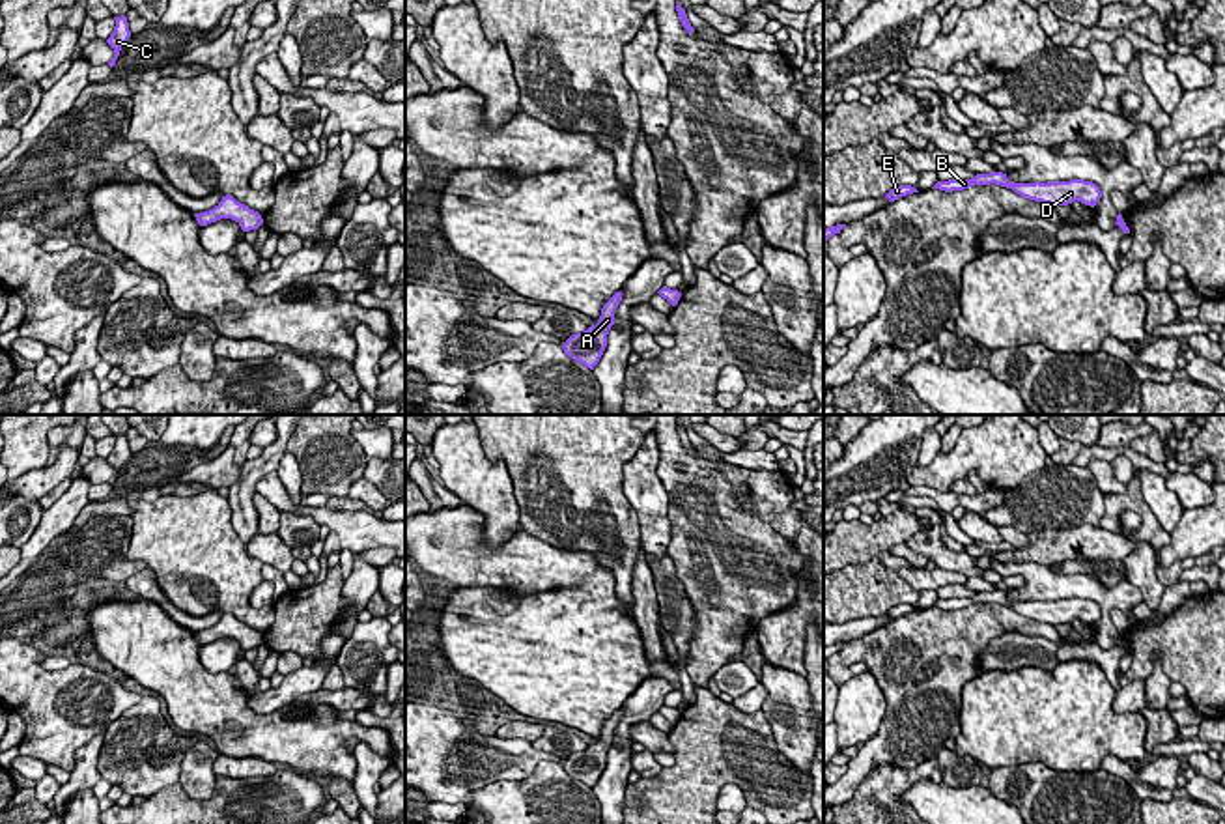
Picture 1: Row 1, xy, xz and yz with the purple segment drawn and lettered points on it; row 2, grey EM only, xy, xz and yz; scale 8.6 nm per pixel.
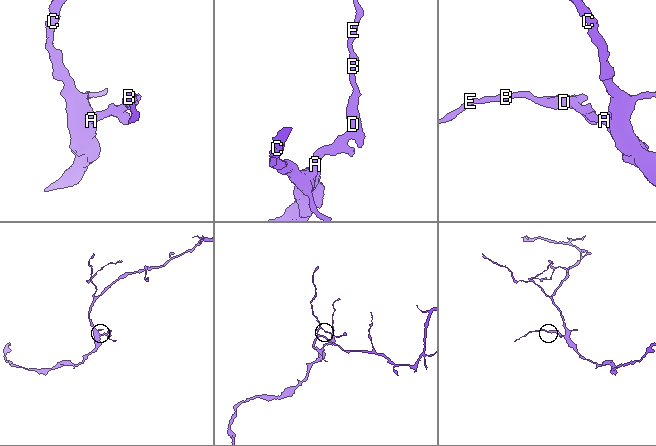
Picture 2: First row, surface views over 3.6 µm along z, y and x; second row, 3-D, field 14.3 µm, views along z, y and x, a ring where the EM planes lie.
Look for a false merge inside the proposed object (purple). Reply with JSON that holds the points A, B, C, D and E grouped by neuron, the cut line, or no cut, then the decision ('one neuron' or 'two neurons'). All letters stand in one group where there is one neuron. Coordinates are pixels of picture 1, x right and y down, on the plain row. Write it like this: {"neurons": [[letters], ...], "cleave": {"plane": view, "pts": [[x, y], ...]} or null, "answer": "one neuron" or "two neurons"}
{"neurons": [["A", "B", "C", "D", "E"]], "cleave": null, "answer": "one neuron"}

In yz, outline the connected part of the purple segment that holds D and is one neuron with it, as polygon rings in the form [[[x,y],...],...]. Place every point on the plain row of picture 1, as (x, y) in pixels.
[[[1003,590],[977,592],[971,598],[937,600],[932,607],[952,611],[975,604],[992,604],[992,602],[1012,607],[1016,613],[1027,618],[1049,622],[1053,626],[1068,624],[1076,618],[1094,626],[1102,617],[1100,605],[1092,600],[1070,598],[1070,600],[1049,600],[1049,602],[1040,602],[1040,600],[1014,602]]]

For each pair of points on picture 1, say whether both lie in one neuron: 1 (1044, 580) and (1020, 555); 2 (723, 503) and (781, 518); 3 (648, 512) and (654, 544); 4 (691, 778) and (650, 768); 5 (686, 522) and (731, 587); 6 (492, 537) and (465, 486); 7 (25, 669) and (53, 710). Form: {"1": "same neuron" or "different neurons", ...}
{"1": "different neurons", "2": "different neurons", "3": "same neuron", "4": "different neurons", "5": "same neuron", "6": "same neuron", "7": "same neuron"}

